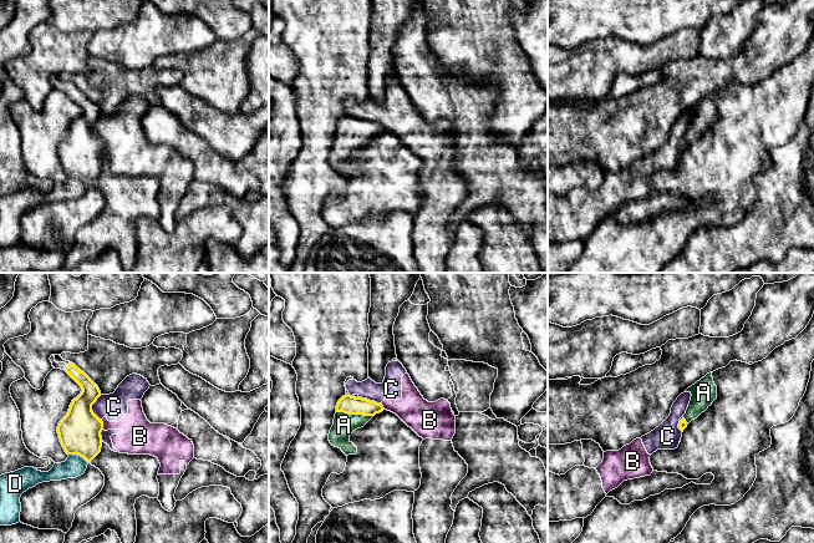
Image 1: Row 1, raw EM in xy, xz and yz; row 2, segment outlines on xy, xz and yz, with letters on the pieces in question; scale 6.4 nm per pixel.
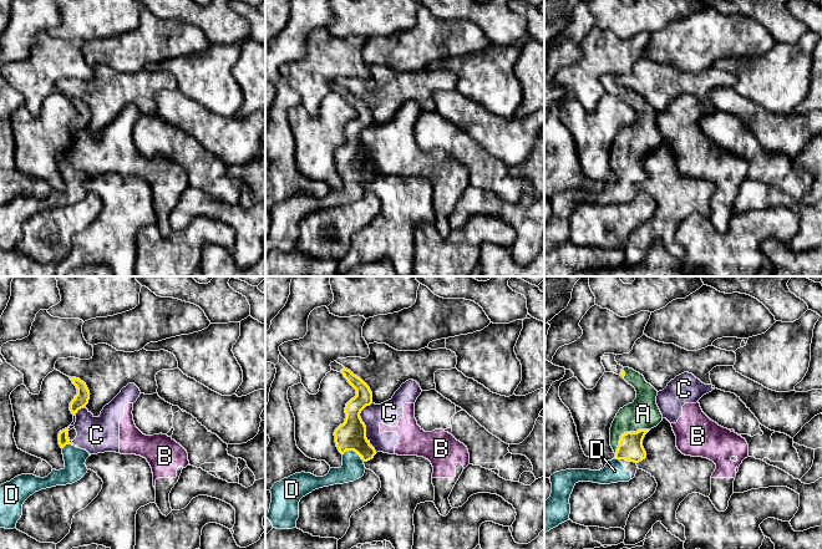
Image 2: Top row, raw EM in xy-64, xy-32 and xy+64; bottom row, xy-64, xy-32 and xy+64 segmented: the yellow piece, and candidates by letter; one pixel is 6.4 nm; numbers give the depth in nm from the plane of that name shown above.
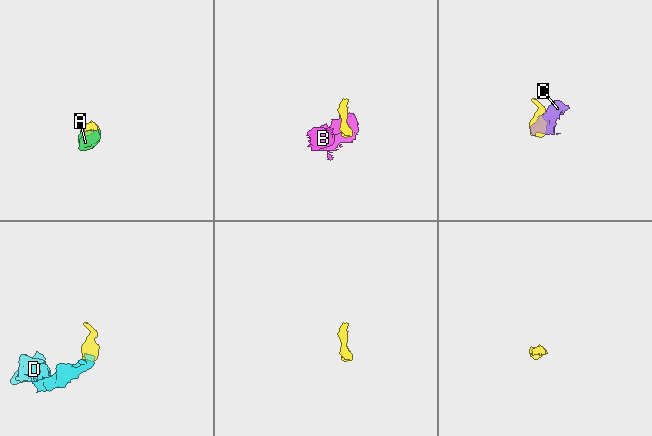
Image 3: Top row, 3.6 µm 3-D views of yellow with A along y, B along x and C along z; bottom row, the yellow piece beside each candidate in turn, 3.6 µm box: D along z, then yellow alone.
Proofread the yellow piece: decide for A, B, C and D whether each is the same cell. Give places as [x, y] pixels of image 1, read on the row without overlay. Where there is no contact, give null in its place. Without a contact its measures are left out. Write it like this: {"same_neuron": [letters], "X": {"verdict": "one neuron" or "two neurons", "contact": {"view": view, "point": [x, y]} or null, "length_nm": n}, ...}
{"same_neuron": ["A", "D"], "A": {"verdict": "one neuron", "contact": {"view": "xz", "point": [355, 135]}, "length_nm": 240}, "B": {"verdict": "two neurons", "contact": {"view": "xy", "point": [102, 146]}, "length_nm": 70}, "C": {"verdict": "two neurons", "contact": {"view": "xy", "point": [91, 128]}, "length_nm": 170}, "D": {"verdict": "one neuron", "contact": {"view": "xy", "point": [79, 176]}, "length_nm": 140}}

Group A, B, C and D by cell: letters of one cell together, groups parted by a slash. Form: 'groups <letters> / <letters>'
groups A D / B C

